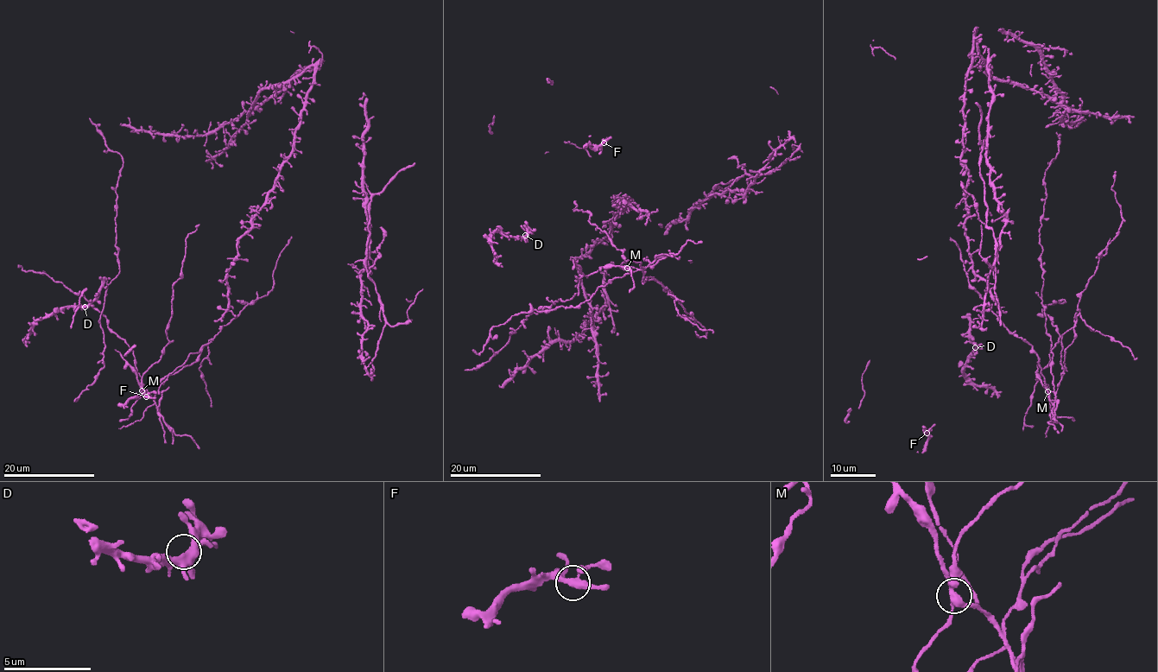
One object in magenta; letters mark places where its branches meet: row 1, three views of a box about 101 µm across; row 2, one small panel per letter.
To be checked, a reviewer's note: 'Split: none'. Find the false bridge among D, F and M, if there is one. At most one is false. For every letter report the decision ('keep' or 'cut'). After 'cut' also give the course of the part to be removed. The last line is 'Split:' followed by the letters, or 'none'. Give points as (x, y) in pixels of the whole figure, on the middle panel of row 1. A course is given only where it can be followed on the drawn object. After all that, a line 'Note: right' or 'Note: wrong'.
D: keep
F: keep
M: cut
Split: M
Note: wrong

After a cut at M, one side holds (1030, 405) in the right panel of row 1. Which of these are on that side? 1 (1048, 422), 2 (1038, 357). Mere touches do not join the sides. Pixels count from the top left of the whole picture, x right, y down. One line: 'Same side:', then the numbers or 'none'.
Same side: 2

